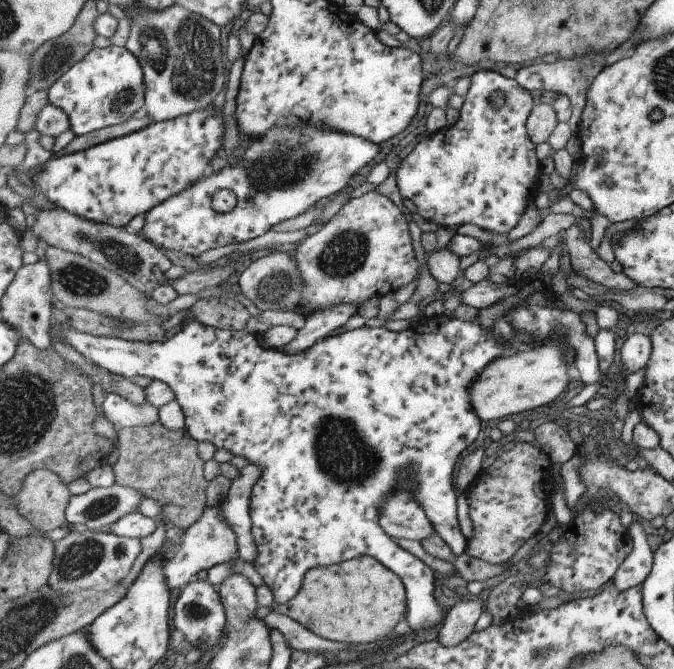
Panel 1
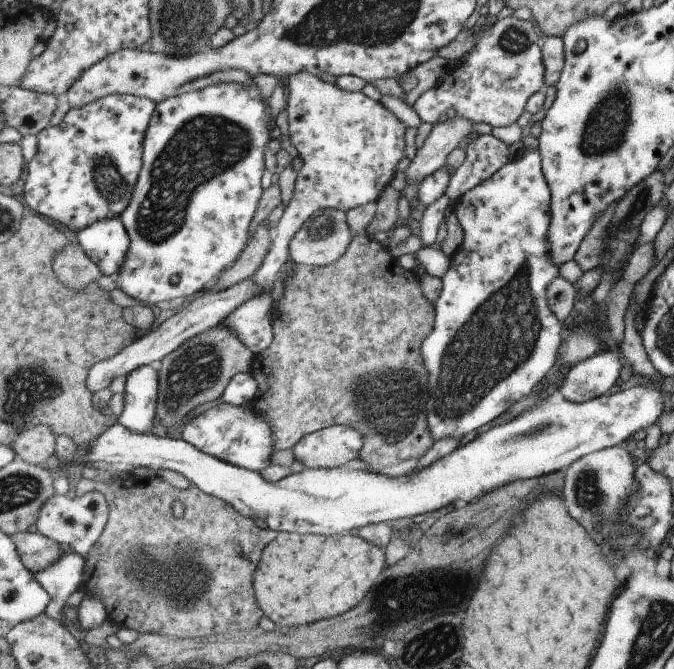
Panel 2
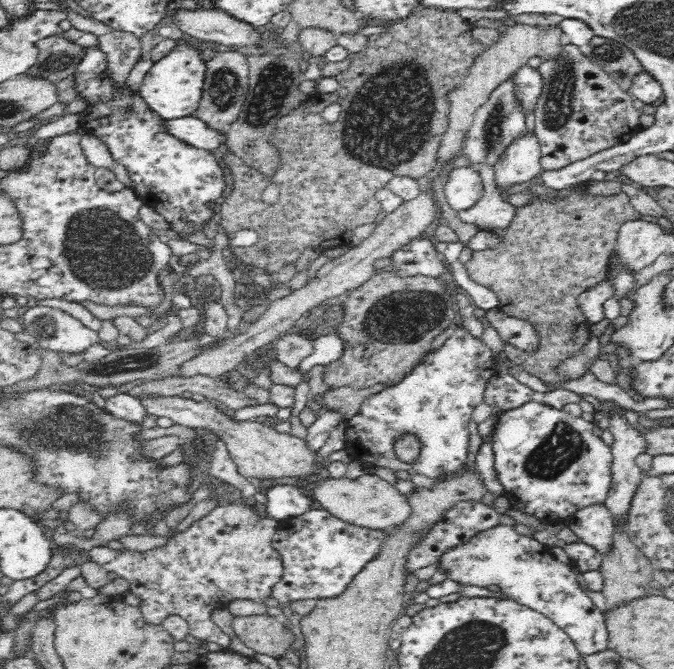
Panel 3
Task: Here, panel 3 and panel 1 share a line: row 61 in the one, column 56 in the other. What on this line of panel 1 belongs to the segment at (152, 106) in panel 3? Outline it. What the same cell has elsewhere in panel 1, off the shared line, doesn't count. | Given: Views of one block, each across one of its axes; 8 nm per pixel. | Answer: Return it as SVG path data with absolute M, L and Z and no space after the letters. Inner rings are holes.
M213 106L173 120L151 123L142 131L105 144L51 158L33 176L34 190L75 216L125 227L138 214L146 215L165 200L205 180L213 156L223 146L224 136L222 111L213 113Z

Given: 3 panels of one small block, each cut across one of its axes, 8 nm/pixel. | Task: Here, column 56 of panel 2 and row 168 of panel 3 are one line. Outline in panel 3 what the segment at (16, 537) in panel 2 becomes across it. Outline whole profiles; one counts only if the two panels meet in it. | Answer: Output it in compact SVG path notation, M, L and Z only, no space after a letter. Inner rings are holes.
M565 45L566 54L558 60L541 60L538 71L544 77L544 90L535 111L534 135L540 147L540 166L542 171L558 170L568 164L588 158L601 150L628 141L642 130L639 123L641 110L634 107L634 98L629 91L621 89L608 73L580 54L578 47Z

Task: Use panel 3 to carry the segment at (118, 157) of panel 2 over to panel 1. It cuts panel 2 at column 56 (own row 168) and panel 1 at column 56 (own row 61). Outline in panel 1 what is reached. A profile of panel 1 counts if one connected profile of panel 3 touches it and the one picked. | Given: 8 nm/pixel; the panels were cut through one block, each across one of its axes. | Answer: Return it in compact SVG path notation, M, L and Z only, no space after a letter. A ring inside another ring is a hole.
M126 46L95 48L70 68L48 90L49 102L67 113L77 136L126 123L144 111L146 79L142 61Z

